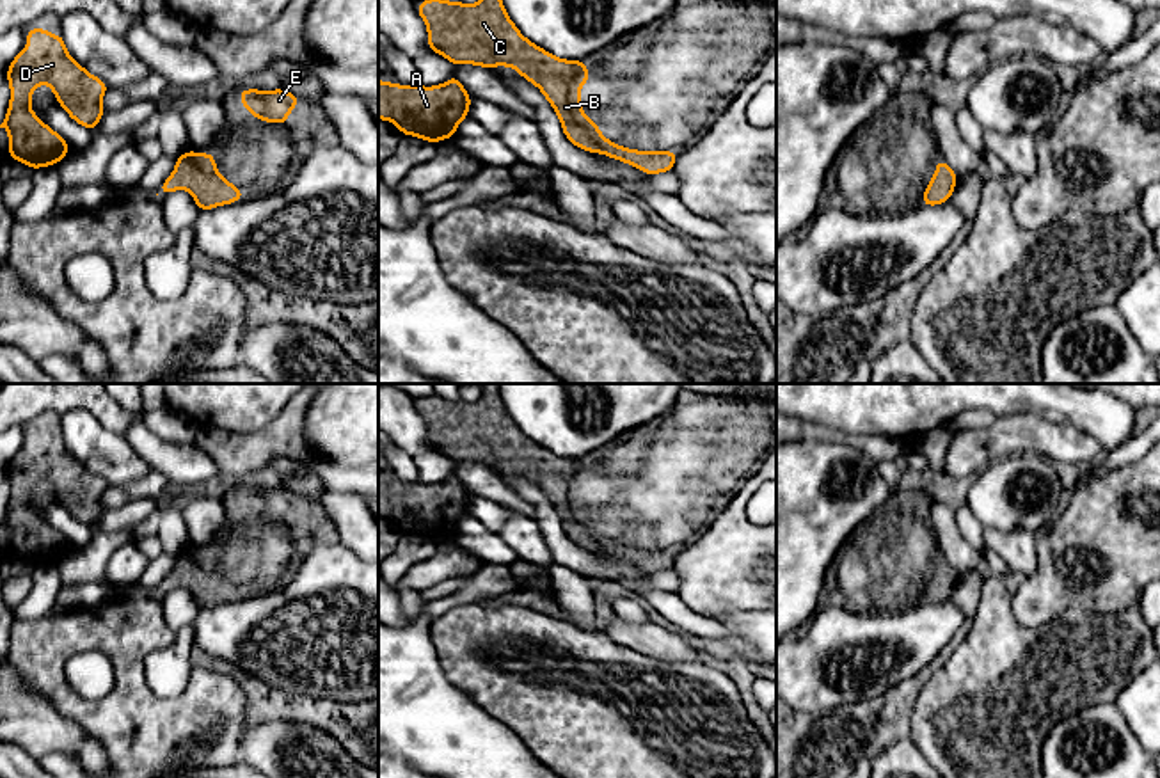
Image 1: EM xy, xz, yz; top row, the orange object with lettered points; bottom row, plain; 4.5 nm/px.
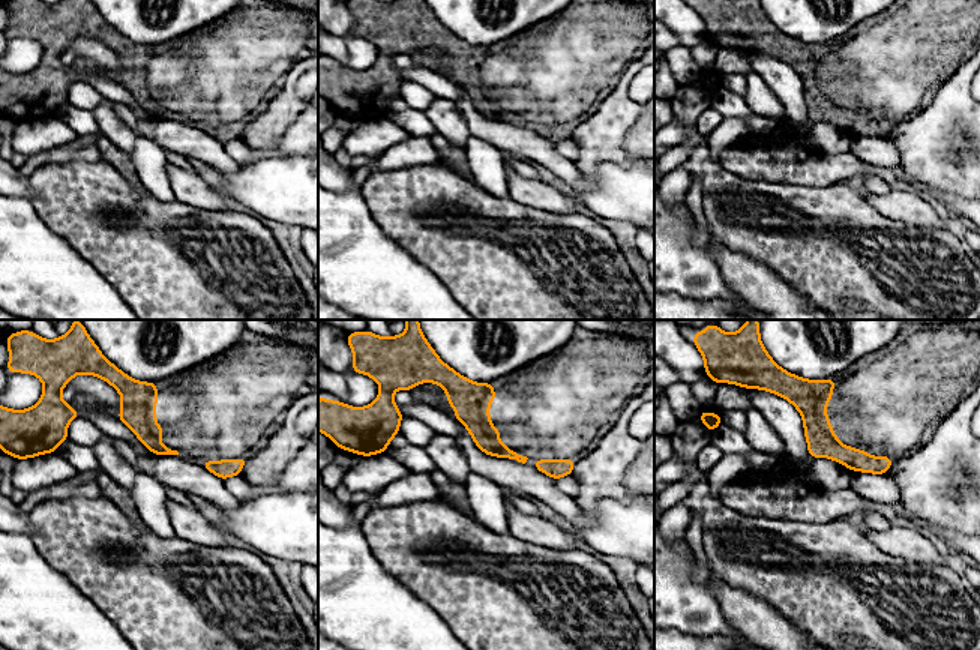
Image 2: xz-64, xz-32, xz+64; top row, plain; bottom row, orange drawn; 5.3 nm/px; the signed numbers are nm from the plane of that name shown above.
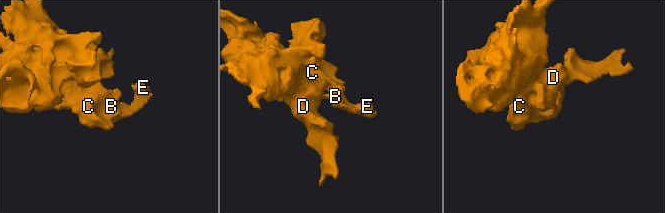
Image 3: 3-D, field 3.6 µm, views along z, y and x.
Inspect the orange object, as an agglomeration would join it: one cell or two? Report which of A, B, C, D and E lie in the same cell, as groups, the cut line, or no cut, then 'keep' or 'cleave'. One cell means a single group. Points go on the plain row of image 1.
groups A B C D E; cut none; keep

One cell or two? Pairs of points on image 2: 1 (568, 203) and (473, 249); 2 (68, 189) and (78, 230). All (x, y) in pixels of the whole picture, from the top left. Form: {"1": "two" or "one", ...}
{"1": "two", "2": "one"}

